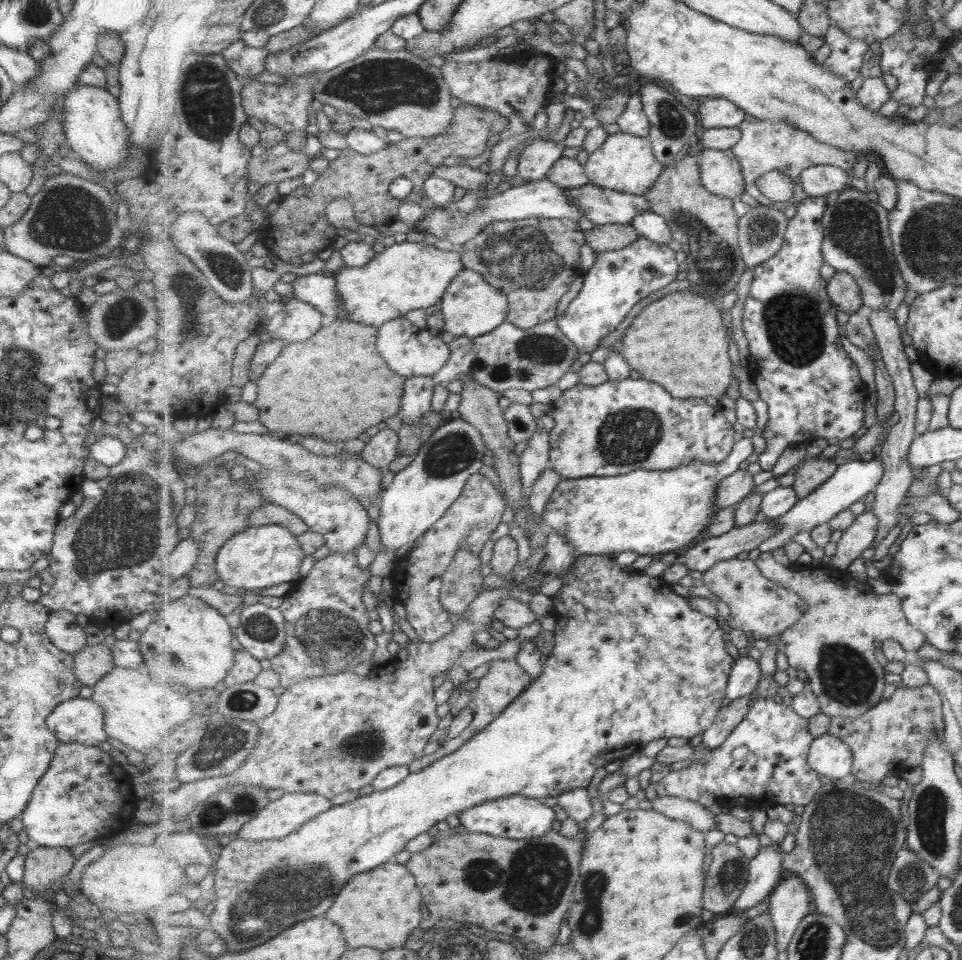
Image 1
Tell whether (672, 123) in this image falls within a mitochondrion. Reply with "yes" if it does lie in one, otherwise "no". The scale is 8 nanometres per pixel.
yes

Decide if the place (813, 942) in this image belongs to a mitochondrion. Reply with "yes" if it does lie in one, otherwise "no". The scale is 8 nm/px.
yes

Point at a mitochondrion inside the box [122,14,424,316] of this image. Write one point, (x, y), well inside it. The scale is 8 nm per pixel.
(209, 100)

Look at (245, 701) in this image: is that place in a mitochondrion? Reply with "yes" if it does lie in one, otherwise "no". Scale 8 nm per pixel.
yes

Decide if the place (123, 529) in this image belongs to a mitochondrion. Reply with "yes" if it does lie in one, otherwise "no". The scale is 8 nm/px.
yes

